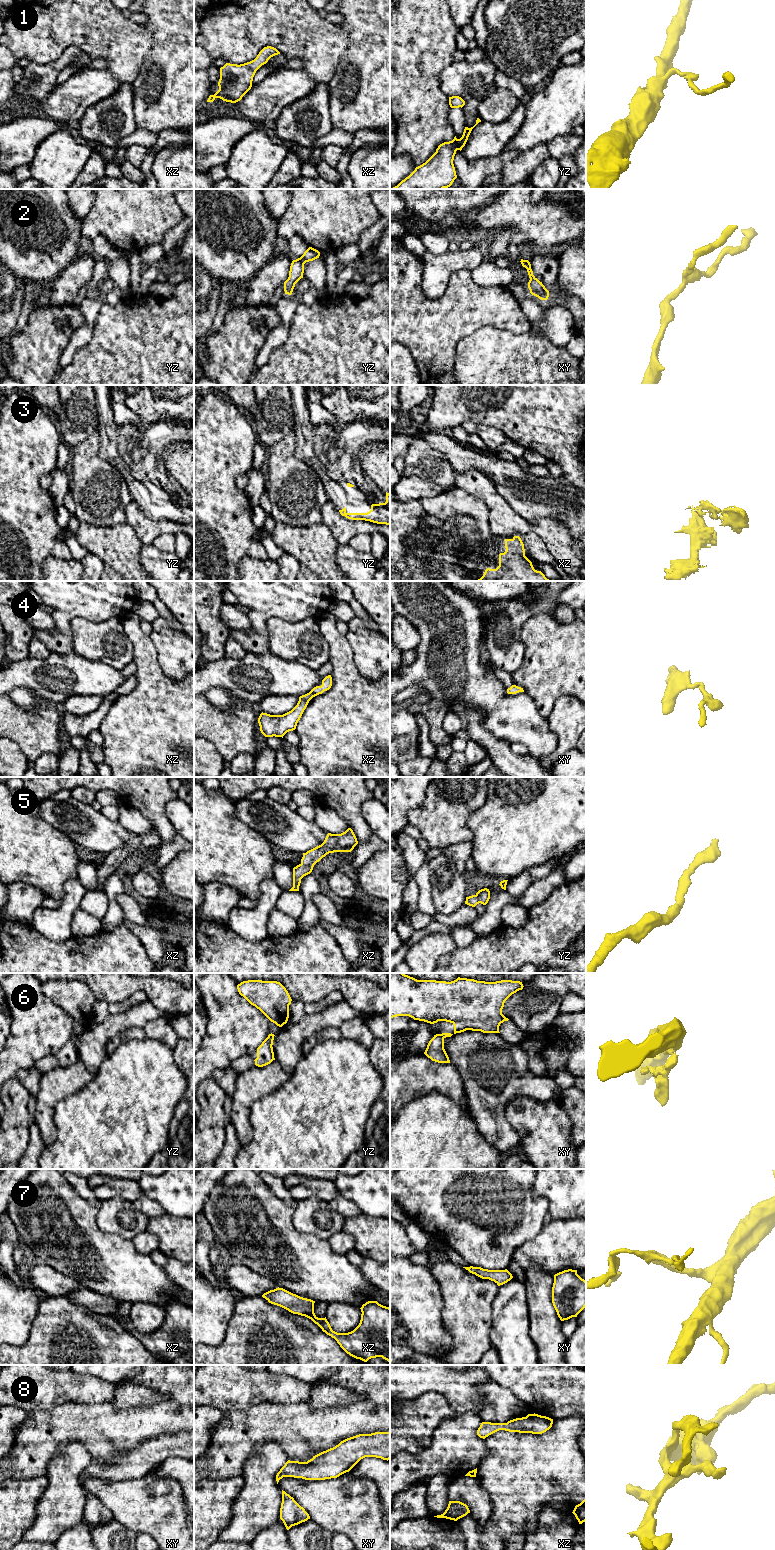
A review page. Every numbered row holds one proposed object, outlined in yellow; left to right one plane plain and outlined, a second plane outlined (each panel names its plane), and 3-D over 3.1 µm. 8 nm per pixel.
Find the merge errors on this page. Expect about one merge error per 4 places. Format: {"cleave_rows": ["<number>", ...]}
{"cleave_rows": ["6"]}

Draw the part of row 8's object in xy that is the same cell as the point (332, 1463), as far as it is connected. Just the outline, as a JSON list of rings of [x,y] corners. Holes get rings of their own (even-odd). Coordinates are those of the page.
[[[390,1432],[359,1434],[341,1441],[307,1462],[290,1461],[276,1475],[277,1484],[283,1477],[305,1480],[337,1478],[349,1472],[361,1459],[376,1457],[390,1459]]]

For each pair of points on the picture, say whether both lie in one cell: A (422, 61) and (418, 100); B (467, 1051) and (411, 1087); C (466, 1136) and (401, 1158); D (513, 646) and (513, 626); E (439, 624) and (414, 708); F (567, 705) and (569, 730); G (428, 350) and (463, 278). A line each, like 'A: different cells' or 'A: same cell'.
A: same cell
B: different cells
C: same cell
D: same cell
E: different cells
F: same cell
G: same cell

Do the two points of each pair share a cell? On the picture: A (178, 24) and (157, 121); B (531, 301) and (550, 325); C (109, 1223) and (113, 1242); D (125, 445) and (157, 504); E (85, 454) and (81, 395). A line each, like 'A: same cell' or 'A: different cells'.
A: same cell
B: same cell
C: different cells
D: same cell
E: different cells

